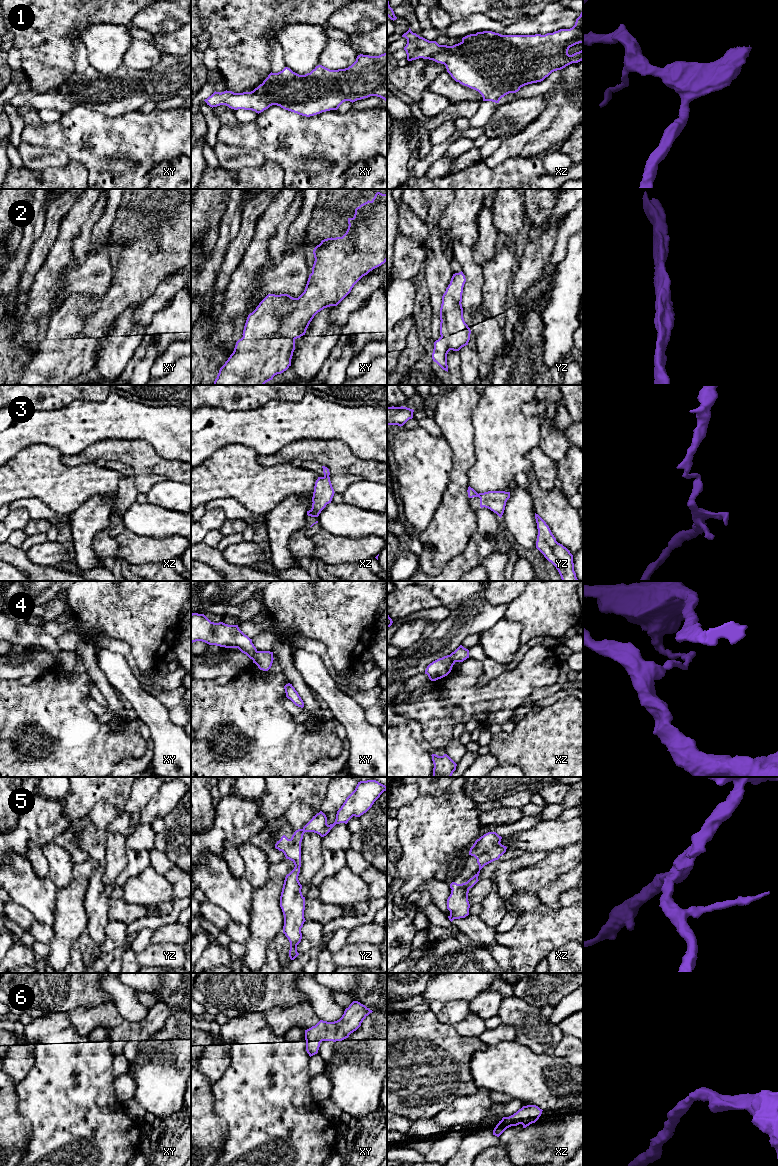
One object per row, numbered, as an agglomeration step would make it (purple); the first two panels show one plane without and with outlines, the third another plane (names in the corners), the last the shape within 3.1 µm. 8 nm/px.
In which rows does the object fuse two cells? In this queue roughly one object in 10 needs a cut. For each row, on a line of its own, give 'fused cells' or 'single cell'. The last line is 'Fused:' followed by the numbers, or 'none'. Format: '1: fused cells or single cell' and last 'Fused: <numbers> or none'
1: single cell
2: single cell
3: single cell
4: fused cells
5: single cell
6: single cell
Fused: 4

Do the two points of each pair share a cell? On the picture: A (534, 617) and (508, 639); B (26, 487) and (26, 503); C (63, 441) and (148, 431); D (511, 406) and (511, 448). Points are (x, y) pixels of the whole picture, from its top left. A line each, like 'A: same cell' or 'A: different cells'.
A: different cells
B: different cells
C: same cell
D: same cell

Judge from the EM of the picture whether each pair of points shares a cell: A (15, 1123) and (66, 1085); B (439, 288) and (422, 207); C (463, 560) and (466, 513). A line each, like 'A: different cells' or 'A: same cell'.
A: different cells
B: different cells
C: different cells

